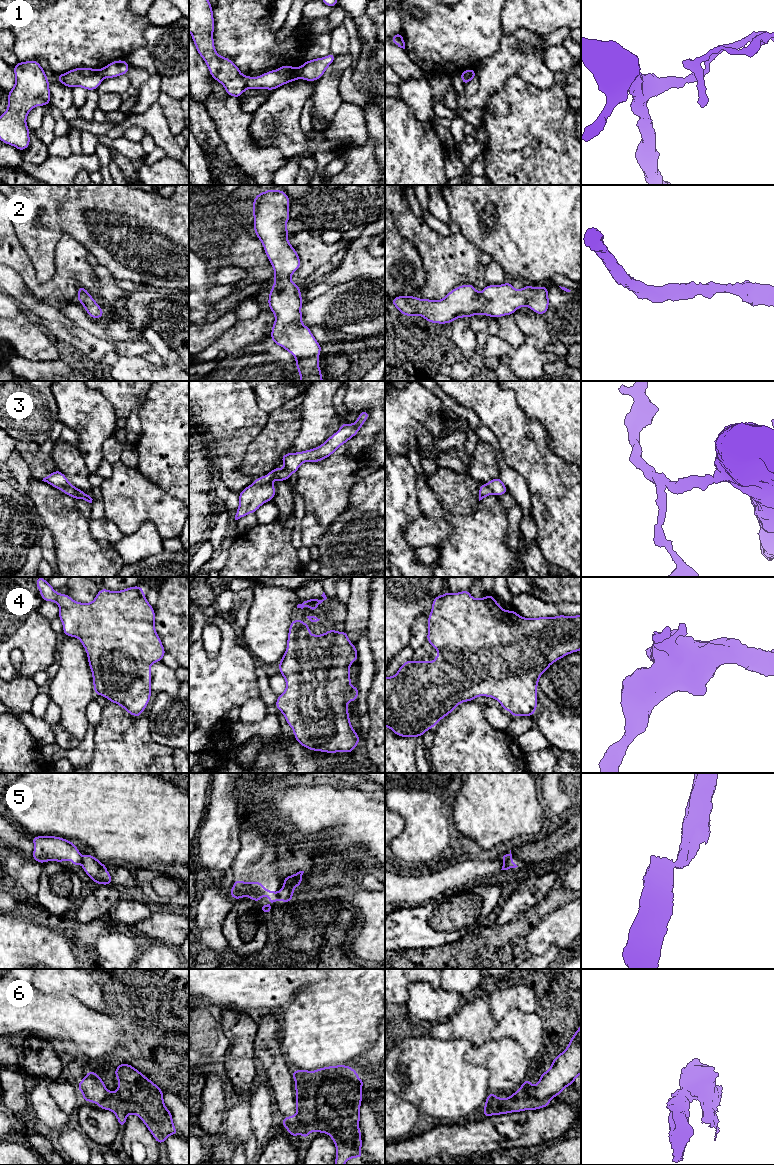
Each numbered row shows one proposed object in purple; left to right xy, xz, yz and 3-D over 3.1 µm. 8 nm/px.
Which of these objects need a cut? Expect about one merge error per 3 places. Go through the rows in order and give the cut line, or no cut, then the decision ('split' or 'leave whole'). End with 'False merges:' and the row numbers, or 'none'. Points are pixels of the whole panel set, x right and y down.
1: cut in xz along (298, 68), (297, 77); split
2: no cut; leave whole
3: no cut; leave whole
4: no cut; leave whole
5: cut in xz along (277, 893), (279, 899); split
6: cut in yz along (532, 1088), (532, 1095), (536, 1098), (550, 1098); split
False merges: 1, 5, 6

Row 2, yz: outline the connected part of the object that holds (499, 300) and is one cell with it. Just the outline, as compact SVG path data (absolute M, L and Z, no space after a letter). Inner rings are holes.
M508 281L502 285L486 285L479 295L475 286L464 284L451 290L441 300L420 299L414 295L396 296L391 303L401 312L403 316L423 317L430 323L447 324L452 323L457 318L470 318L474 315L486 315L498 319L501 316L513 315L518 308L529 307L533 312L543 315L548 311L549 296L548 287L540 286L534 288L529 284L522 289L516 290Z

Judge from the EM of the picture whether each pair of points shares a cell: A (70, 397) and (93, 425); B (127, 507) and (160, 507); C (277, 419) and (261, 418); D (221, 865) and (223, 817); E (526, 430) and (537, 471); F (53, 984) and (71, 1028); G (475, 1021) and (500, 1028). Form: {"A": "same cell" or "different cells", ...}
{"A": "same cell", "B": "same cell", "C": "different cells", "D": "same cell", "E": "same cell", "F": "different cells", "G": "different cells"}

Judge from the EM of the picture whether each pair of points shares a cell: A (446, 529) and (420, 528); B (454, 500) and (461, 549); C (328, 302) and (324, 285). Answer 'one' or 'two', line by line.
A: one
B: two
C: two

